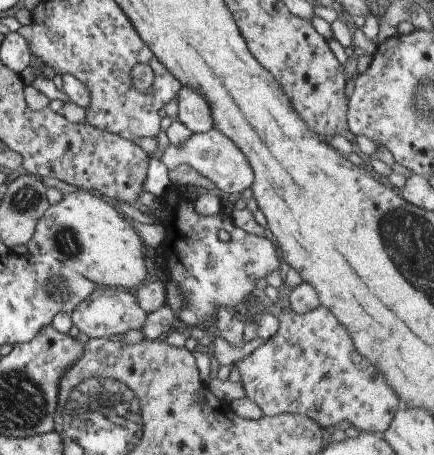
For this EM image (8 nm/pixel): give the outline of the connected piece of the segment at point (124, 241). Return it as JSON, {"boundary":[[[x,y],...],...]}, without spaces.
{"boundary":[[[78,189],[76,192],[61,196],[55,204],[49,204],[47,210],[37,220],[35,229],[27,246],[27,254],[56,259],[71,272],[79,272],[81,276],[98,287],[105,285],[112,288],[131,288],[145,279],[153,270],[141,252],[142,242],[125,219],[121,218],[107,202],[99,200],[91,191]]]}

